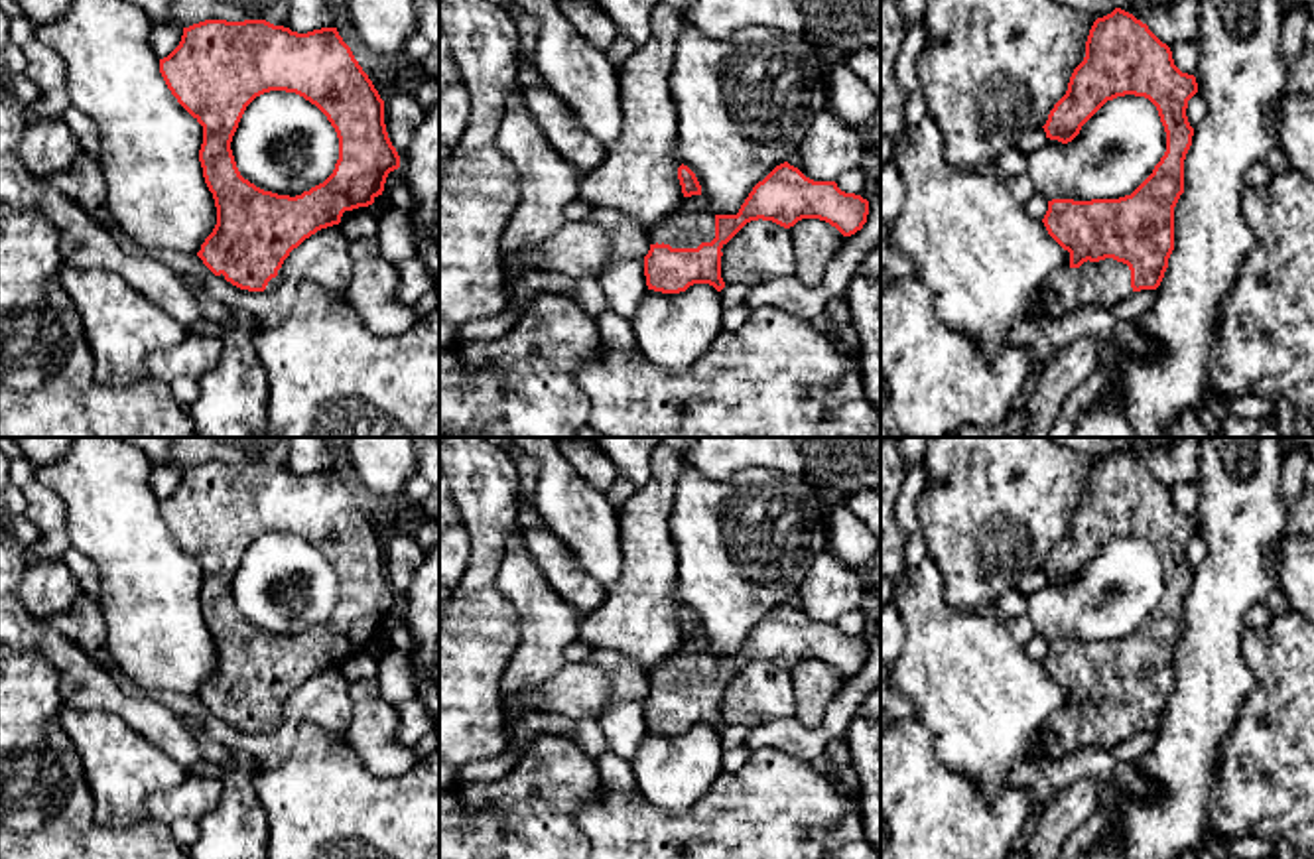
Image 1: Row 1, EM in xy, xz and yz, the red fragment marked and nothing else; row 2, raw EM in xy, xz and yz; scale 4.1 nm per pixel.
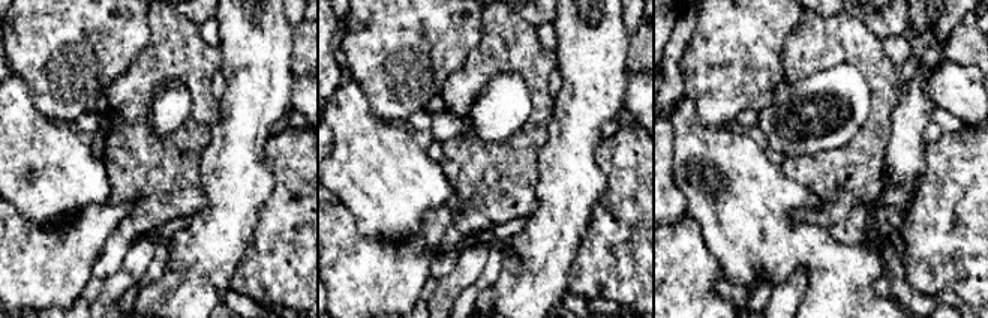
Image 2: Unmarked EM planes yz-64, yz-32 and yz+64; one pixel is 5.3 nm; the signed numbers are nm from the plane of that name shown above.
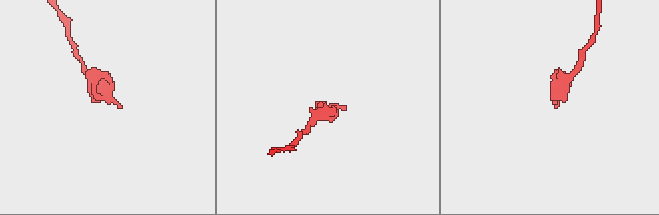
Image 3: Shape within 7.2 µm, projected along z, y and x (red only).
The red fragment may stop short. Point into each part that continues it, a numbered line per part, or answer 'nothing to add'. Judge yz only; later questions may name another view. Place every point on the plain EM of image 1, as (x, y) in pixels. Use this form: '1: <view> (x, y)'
1: yz (1094, 726)

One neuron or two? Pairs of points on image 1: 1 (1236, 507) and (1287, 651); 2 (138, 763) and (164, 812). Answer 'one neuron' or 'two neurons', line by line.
1: two neurons
2: two neurons

